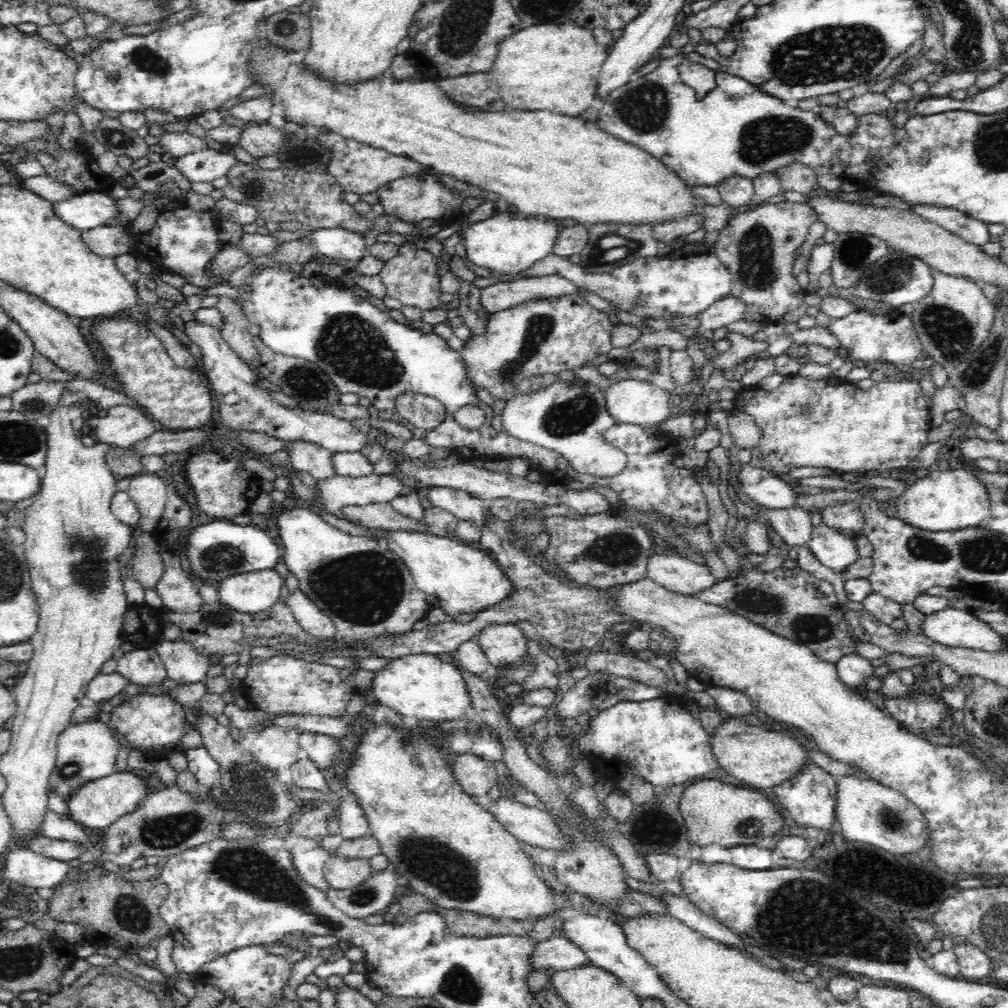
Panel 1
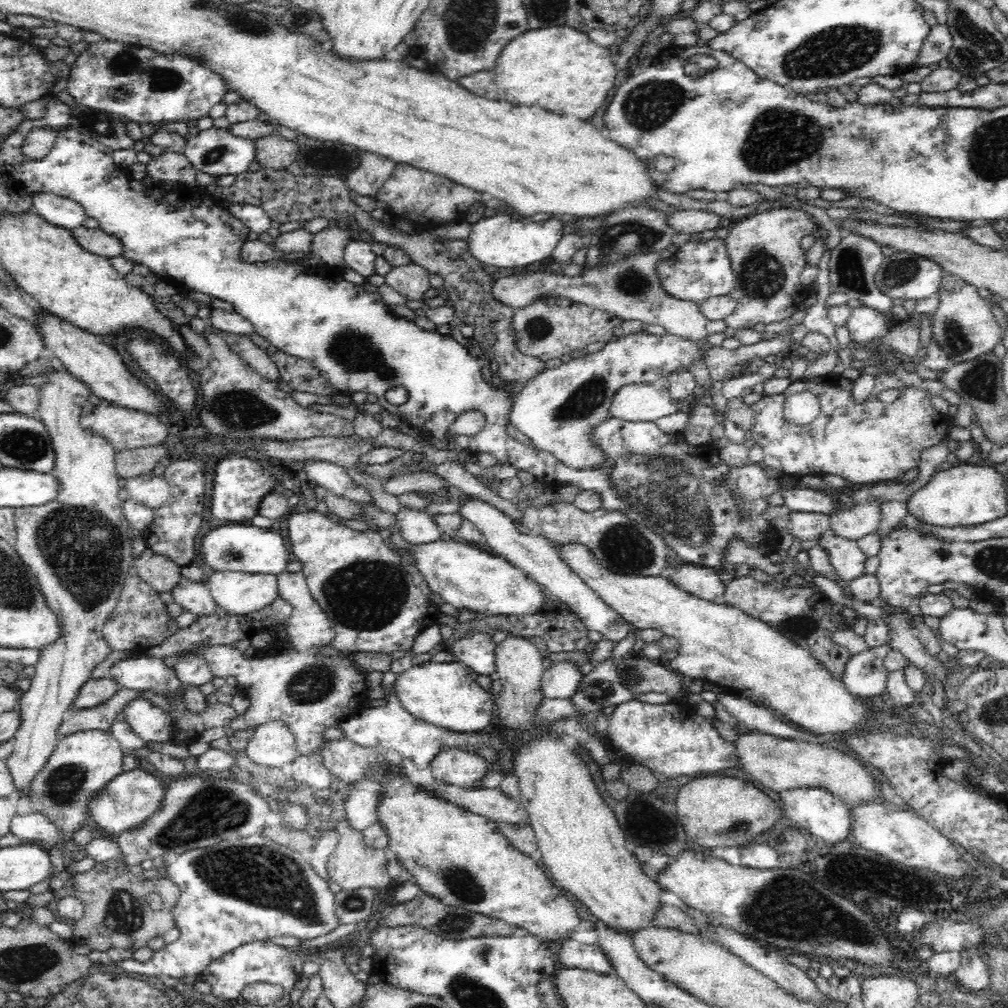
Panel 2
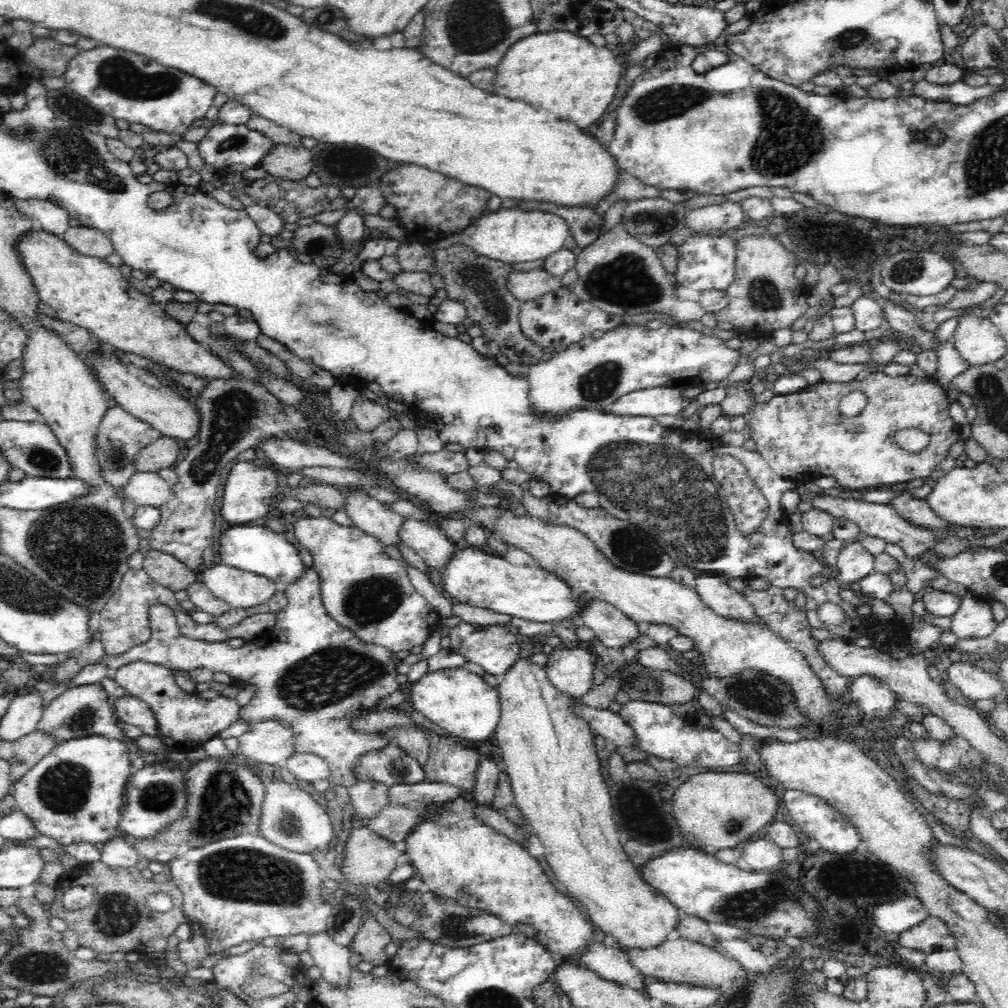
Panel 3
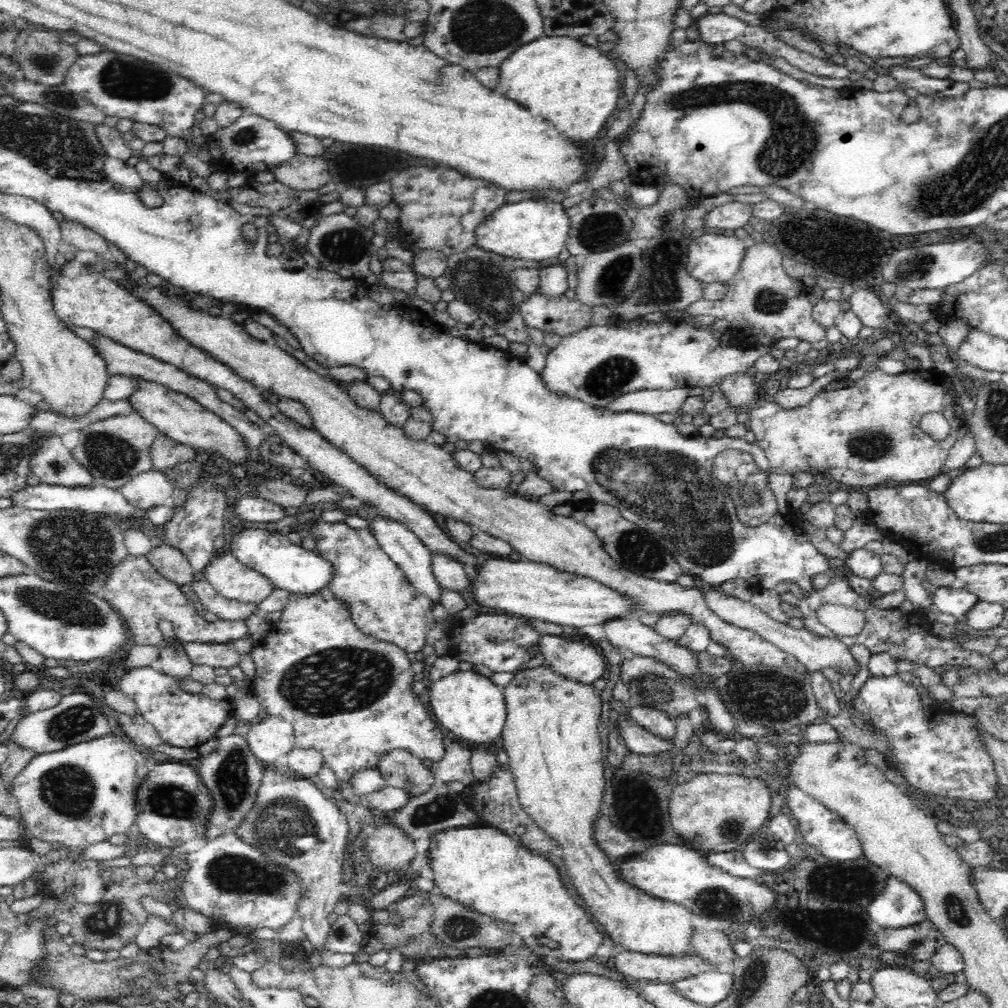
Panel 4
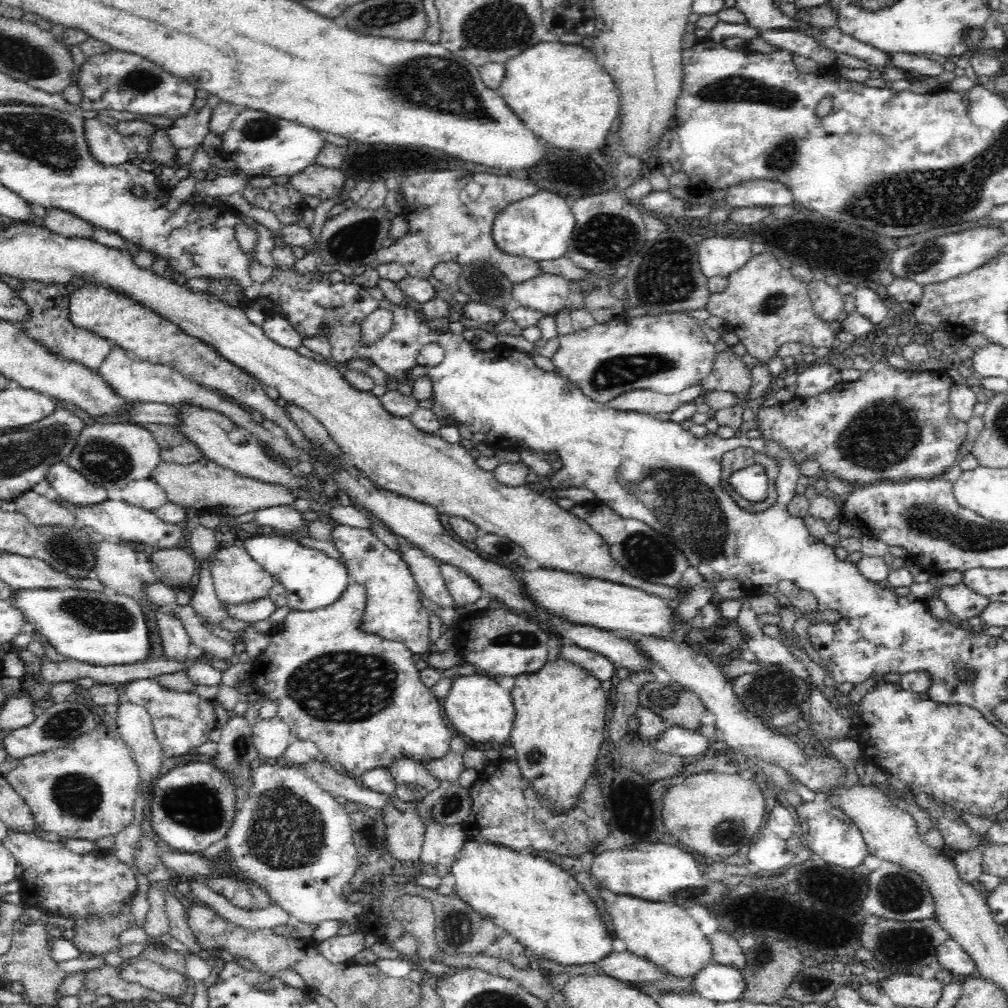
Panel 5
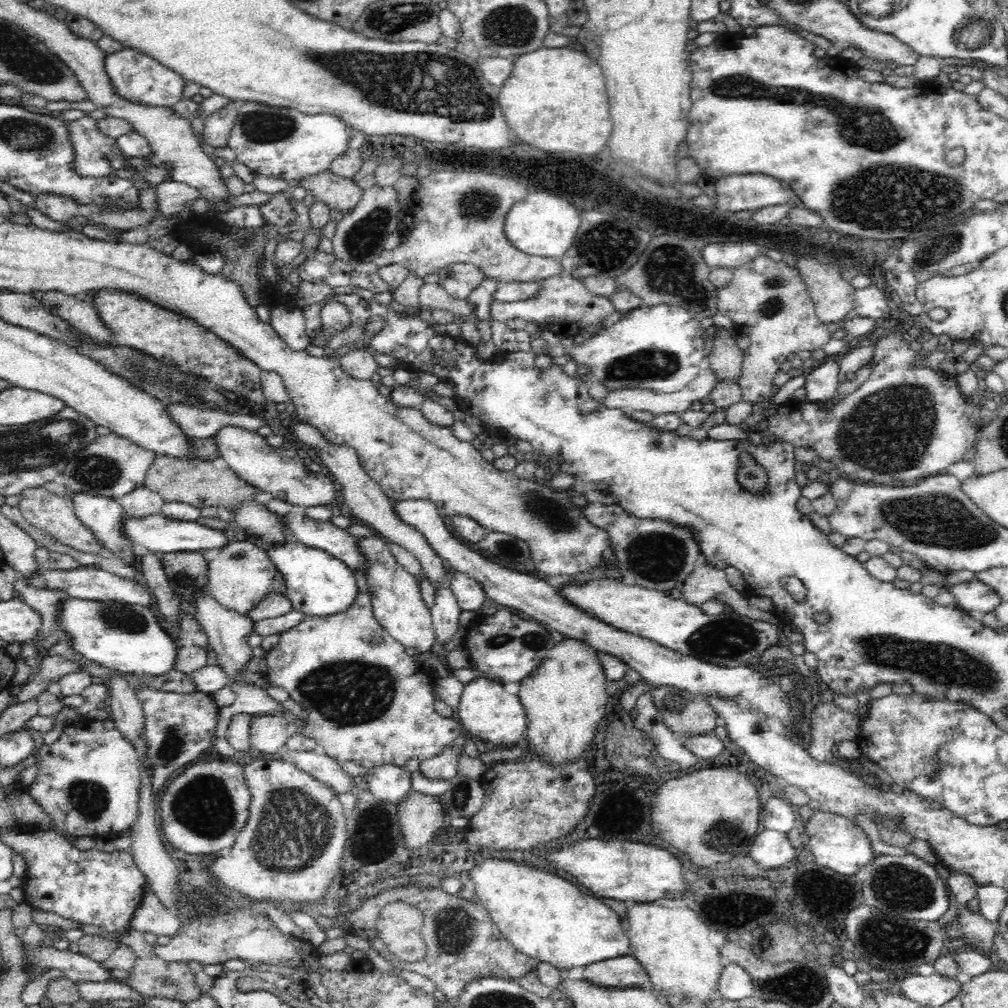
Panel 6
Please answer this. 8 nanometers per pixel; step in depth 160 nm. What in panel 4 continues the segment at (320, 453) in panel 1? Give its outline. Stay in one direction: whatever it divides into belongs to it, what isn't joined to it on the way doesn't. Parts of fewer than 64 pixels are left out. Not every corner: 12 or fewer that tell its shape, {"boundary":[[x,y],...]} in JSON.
{"boundary":[[372,518],[369,532],[434,604],[431,550],[406,526]]}

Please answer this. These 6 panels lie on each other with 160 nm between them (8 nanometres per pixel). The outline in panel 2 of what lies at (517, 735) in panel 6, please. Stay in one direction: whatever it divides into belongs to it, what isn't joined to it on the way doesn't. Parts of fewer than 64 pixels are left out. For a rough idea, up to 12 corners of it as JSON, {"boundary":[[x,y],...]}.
{"boundary":[[427,661],[387,693],[428,724],[478,734],[494,694],[462,663]]}

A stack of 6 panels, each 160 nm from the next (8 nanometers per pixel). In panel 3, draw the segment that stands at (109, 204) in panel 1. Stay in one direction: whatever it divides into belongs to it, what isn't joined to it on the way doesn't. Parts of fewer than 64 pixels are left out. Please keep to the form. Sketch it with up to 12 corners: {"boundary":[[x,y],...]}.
{"boundary":[[12,199],[16,211],[44,231],[70,228],[64,207],[48,200]]}

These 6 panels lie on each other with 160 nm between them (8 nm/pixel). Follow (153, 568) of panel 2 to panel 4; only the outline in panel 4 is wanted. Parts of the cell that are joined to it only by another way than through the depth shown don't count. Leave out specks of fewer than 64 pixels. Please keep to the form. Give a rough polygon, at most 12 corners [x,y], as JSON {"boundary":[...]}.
{"boundary":[[160,545],[146,557],[178,586],[197,579],[181,550]]}

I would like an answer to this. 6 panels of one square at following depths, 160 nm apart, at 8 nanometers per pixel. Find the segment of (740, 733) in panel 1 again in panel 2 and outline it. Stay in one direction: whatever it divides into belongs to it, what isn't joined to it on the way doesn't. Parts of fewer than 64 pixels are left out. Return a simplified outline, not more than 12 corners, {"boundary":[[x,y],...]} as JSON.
{"boundary":[[741,734],[737,766],[770,790],[826,789],[850,810],[881,800],[836,748]]}

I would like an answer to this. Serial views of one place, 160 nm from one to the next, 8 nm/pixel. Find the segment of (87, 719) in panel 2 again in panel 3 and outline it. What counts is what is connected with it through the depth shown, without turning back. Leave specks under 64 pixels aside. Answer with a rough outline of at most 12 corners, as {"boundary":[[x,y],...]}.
{"boundary":[[39,730],[13,743],[16,784],[56,743]]}

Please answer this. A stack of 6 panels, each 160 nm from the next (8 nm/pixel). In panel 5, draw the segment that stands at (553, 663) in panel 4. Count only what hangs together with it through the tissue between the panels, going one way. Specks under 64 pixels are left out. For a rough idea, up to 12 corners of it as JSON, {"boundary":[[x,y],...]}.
{"boundary":[[564,644],[559,654],[600,681],[613,680],[617,665],[591,650]]}

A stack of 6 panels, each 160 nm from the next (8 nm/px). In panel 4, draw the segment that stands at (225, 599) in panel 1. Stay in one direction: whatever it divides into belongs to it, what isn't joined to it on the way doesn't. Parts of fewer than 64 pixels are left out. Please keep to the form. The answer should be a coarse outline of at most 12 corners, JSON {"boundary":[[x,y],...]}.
{"boundary":[[232,553],[199,577],[220,597],[261,604],[275,590]]}

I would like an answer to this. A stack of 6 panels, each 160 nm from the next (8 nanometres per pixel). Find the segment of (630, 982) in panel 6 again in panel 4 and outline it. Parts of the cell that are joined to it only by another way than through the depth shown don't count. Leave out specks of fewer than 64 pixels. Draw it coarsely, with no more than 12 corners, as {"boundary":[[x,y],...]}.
{"boundary":[[617,949],[632,981],[674,983],[701,973],[695,952],[678,958]]}

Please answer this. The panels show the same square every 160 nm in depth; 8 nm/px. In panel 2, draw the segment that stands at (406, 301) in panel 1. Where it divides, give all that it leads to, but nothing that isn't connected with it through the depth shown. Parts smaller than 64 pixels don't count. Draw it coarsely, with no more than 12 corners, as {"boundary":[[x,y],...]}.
{"boundary":[[415,259],[393,266],[385,283],[407,300],[423,300],[430,271]]}

